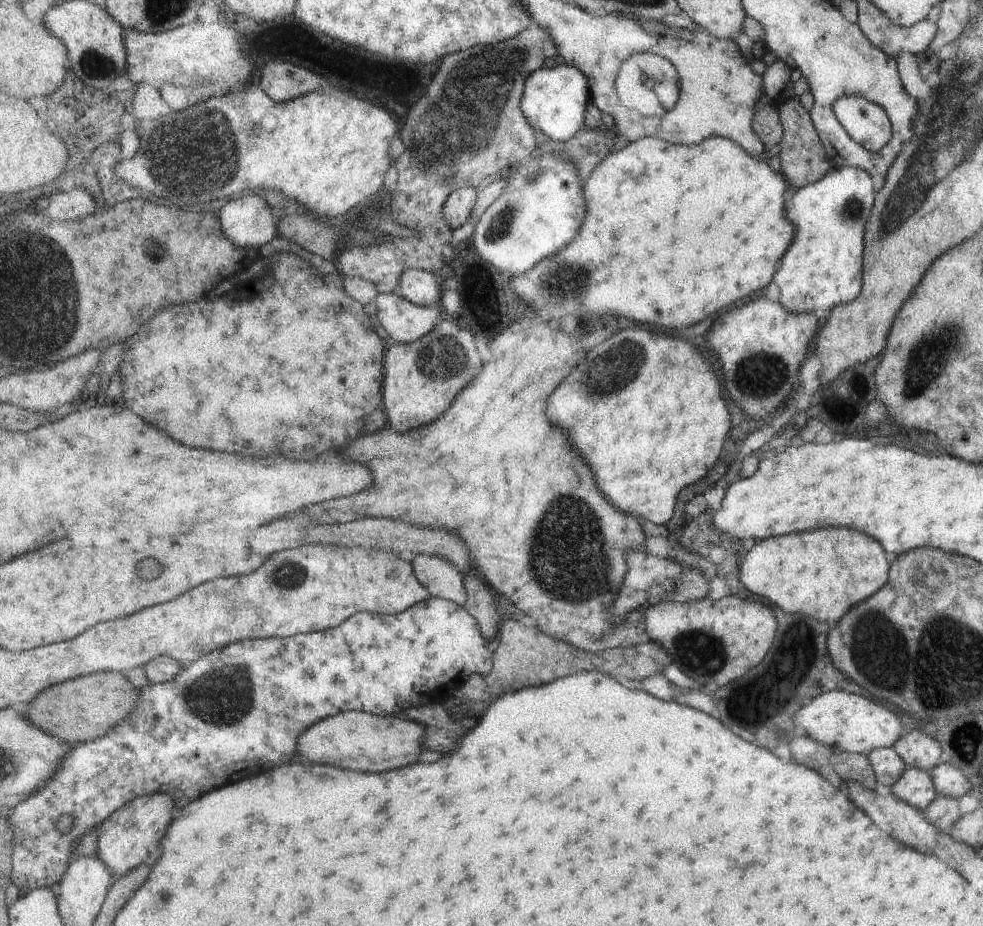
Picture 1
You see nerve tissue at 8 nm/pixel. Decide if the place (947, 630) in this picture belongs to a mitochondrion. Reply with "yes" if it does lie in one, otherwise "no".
yes

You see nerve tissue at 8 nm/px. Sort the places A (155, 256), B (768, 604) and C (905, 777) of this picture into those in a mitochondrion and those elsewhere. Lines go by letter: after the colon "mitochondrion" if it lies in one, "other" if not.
A: other
B: other
C: other

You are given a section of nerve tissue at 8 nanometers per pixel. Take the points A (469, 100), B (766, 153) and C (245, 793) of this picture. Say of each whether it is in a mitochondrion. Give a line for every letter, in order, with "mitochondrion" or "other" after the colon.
A: mitochondrion
B: other
C: other

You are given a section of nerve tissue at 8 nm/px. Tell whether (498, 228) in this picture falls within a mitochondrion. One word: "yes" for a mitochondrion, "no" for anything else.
yes

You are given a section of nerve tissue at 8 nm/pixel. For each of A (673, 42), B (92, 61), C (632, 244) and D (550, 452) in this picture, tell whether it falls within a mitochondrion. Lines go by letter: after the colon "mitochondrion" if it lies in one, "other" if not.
A: other
B: mitochondrion
C: other
D: other

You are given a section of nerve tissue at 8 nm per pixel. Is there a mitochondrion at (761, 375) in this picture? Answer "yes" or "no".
yes

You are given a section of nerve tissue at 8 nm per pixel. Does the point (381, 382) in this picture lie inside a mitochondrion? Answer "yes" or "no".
no

